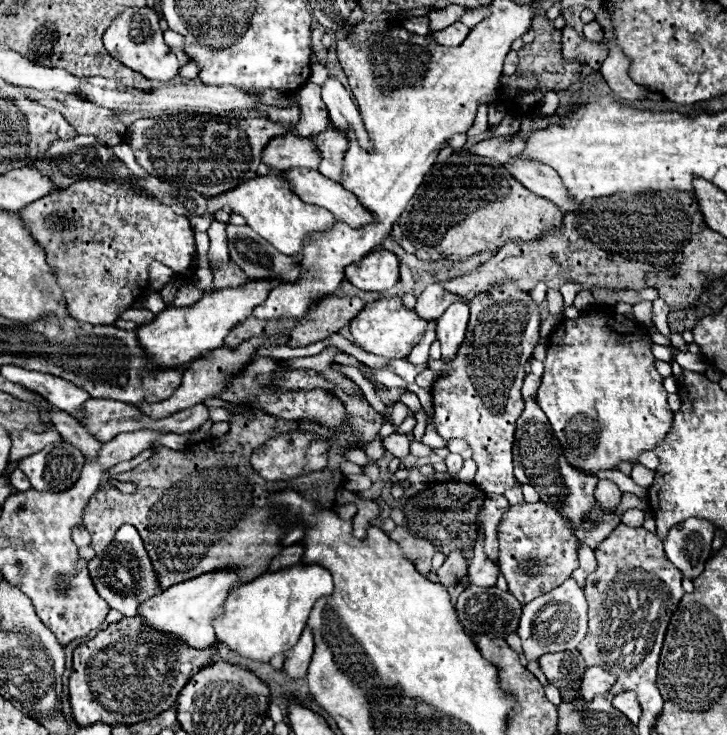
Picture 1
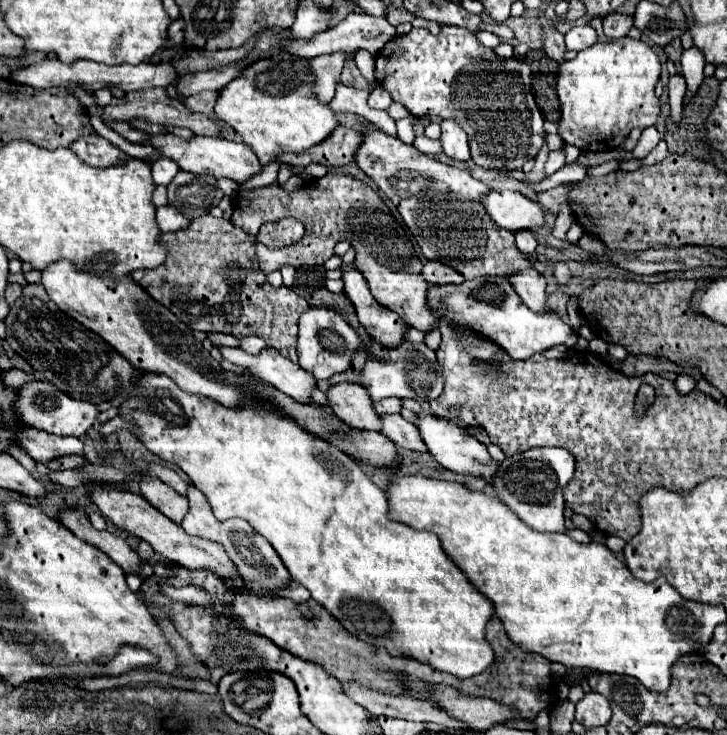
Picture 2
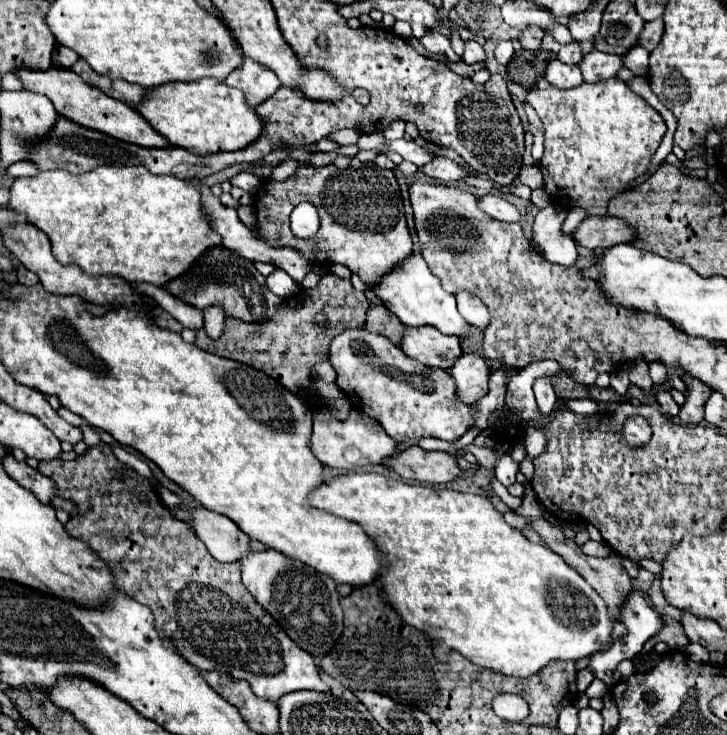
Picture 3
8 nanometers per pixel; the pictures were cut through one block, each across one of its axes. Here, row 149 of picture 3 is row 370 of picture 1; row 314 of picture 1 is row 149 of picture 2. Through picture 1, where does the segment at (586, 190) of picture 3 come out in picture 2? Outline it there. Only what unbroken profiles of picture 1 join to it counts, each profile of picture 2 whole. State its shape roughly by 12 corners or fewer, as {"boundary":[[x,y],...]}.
{"boundary":[[628,36],[560,64],[558,136],[582,152],[654,126],[660,60]]}

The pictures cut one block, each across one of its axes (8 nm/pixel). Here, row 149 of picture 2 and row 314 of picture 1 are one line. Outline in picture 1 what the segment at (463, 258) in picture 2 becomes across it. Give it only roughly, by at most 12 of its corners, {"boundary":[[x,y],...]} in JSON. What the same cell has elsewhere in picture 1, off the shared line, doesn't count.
{"boundary":[[400,298],[368,302],[350,322],[354,344],[406,358],[426,320]]}

